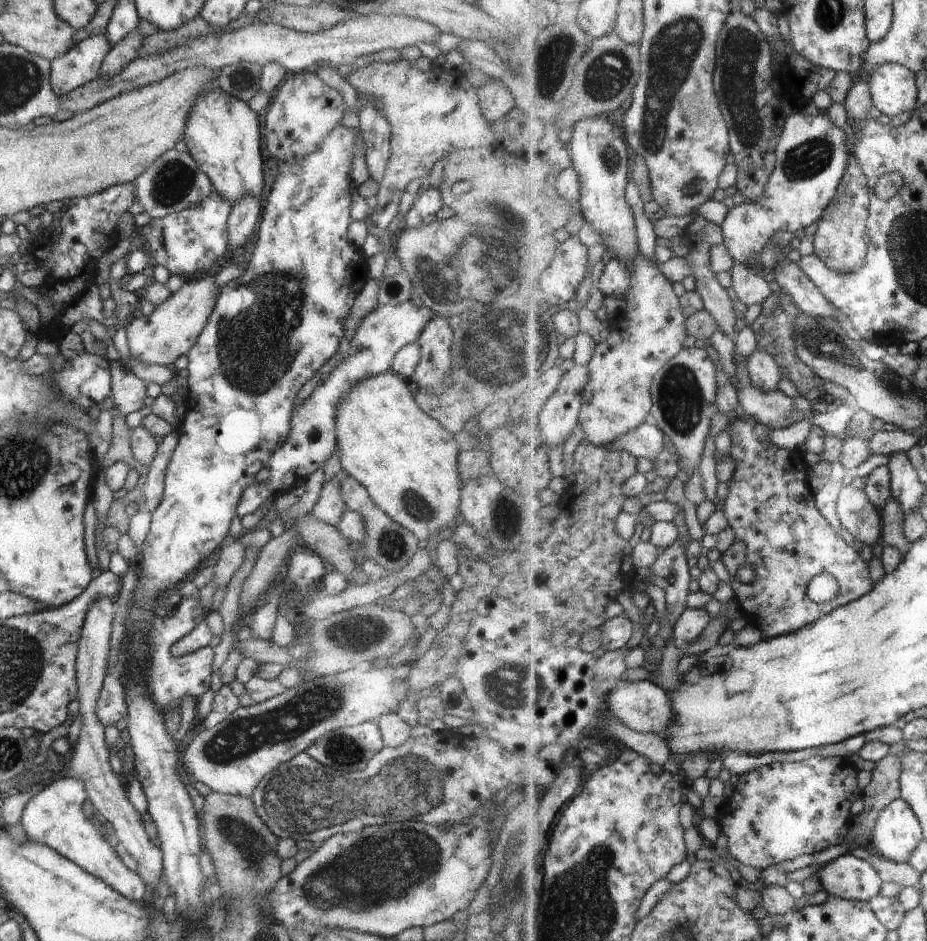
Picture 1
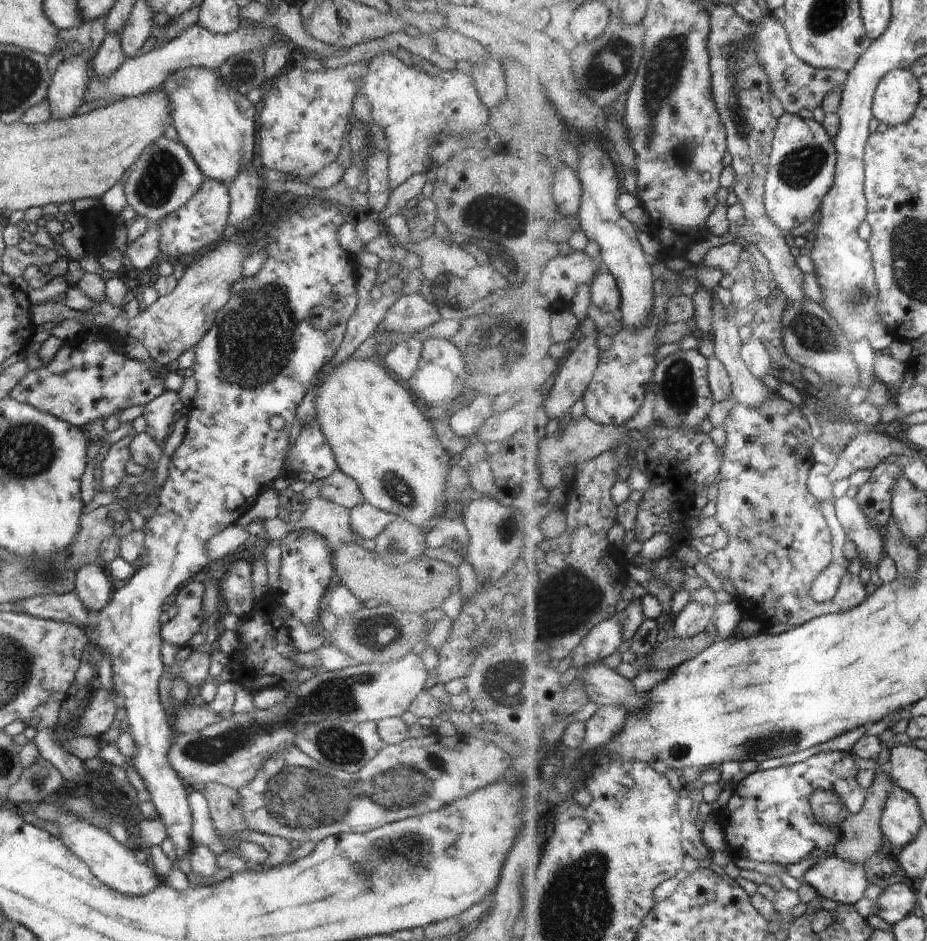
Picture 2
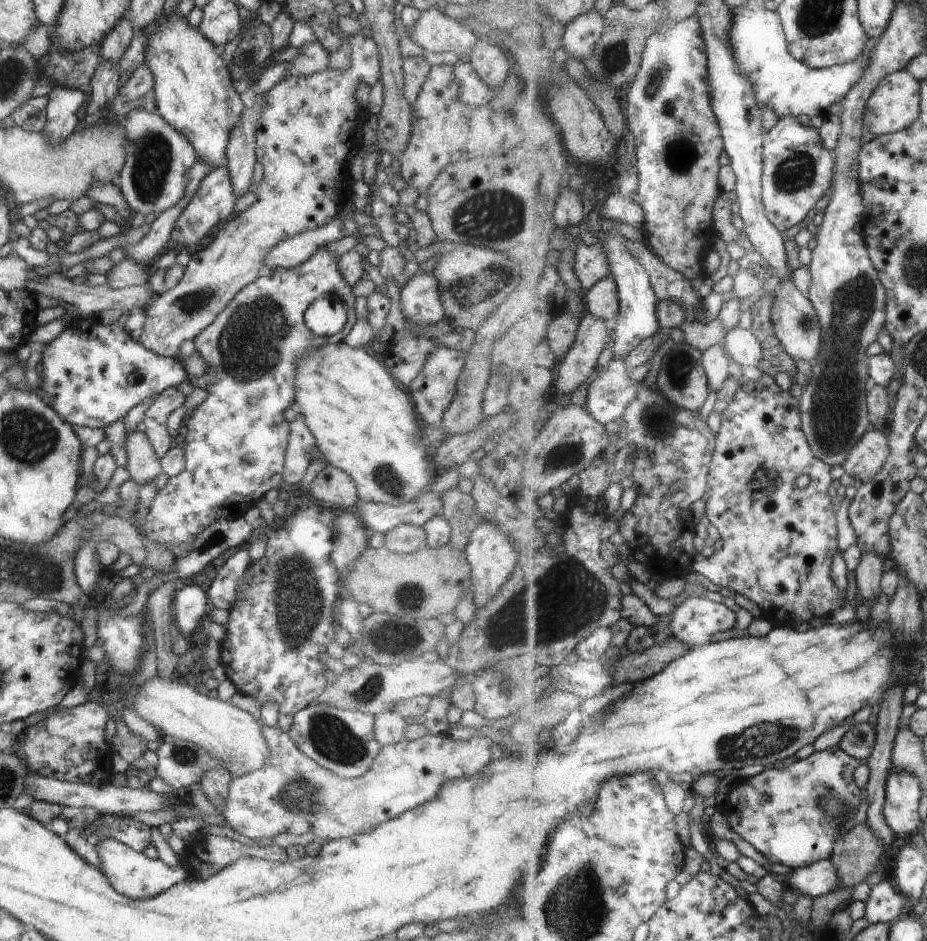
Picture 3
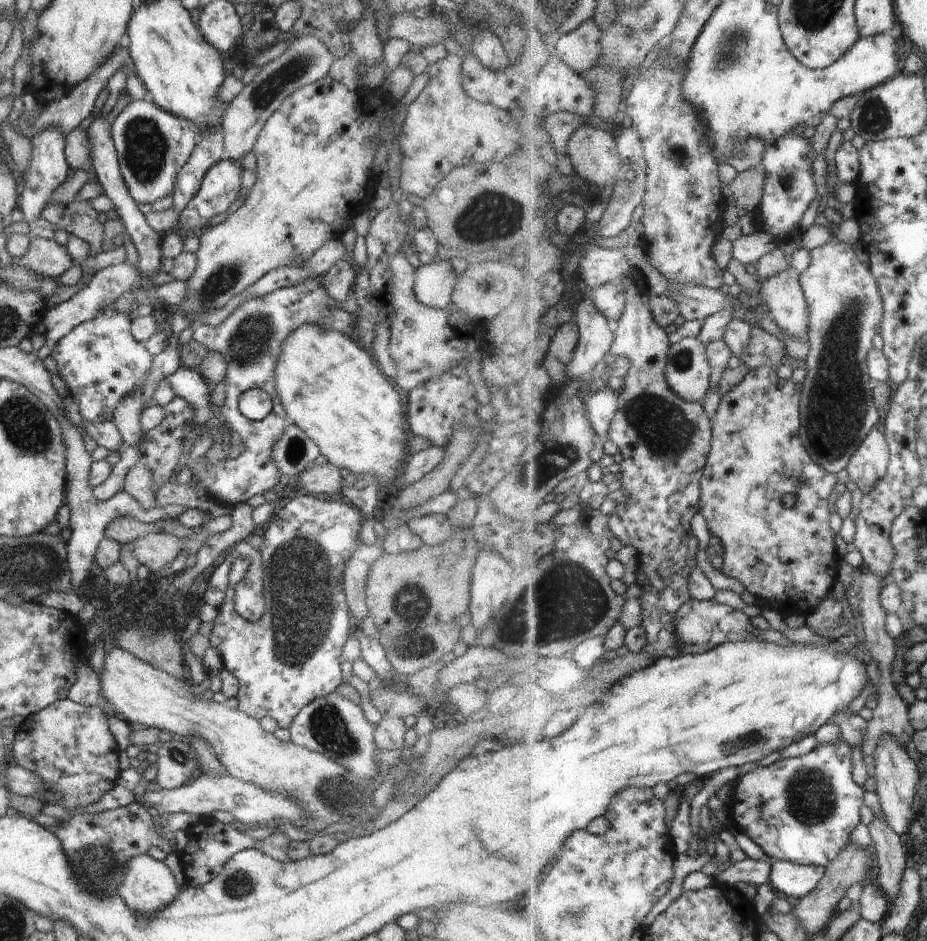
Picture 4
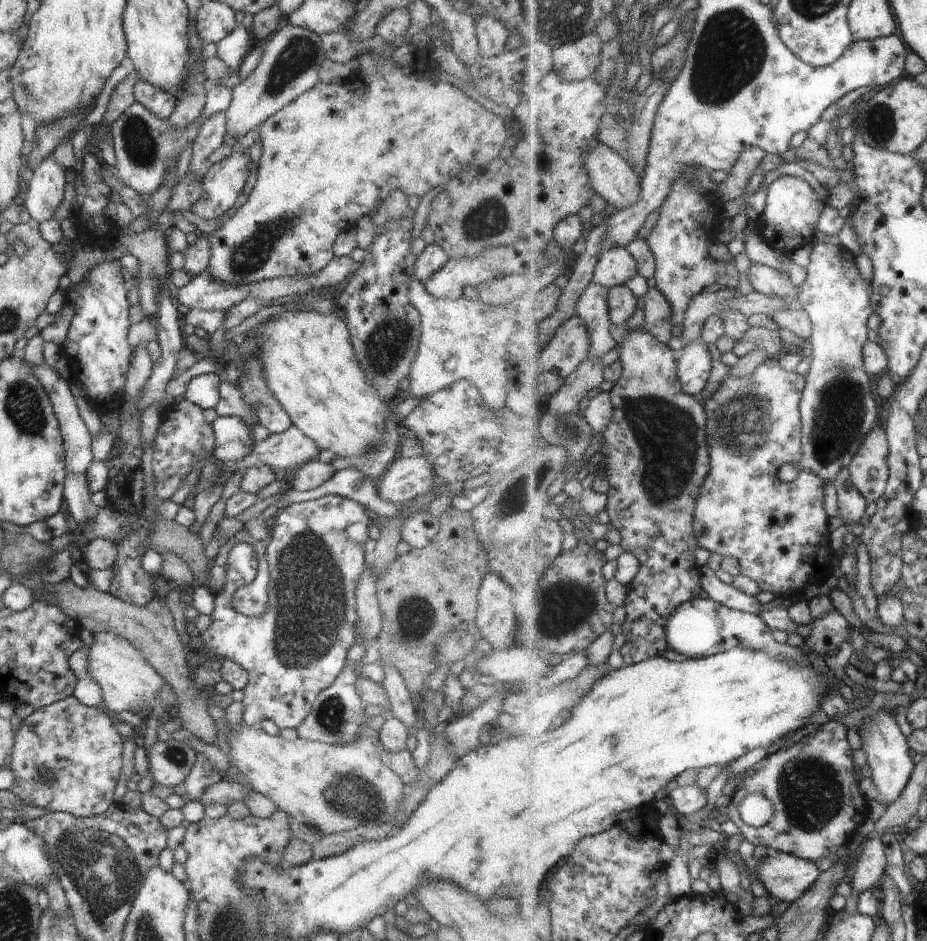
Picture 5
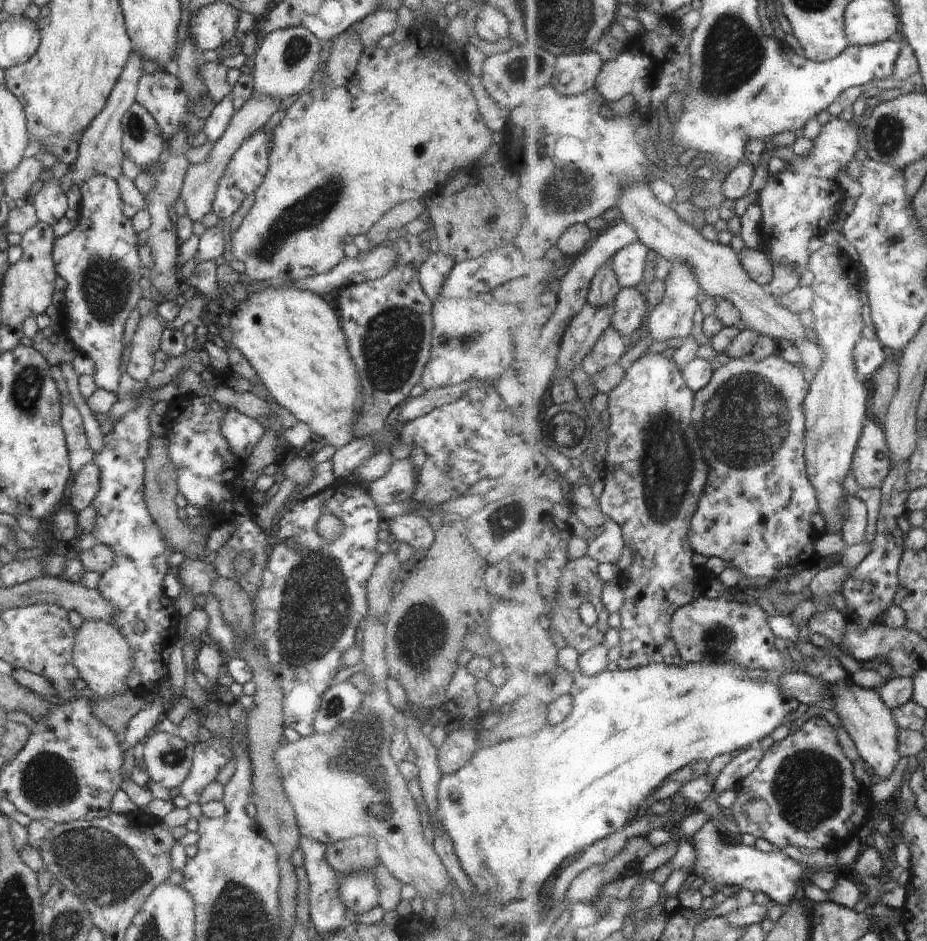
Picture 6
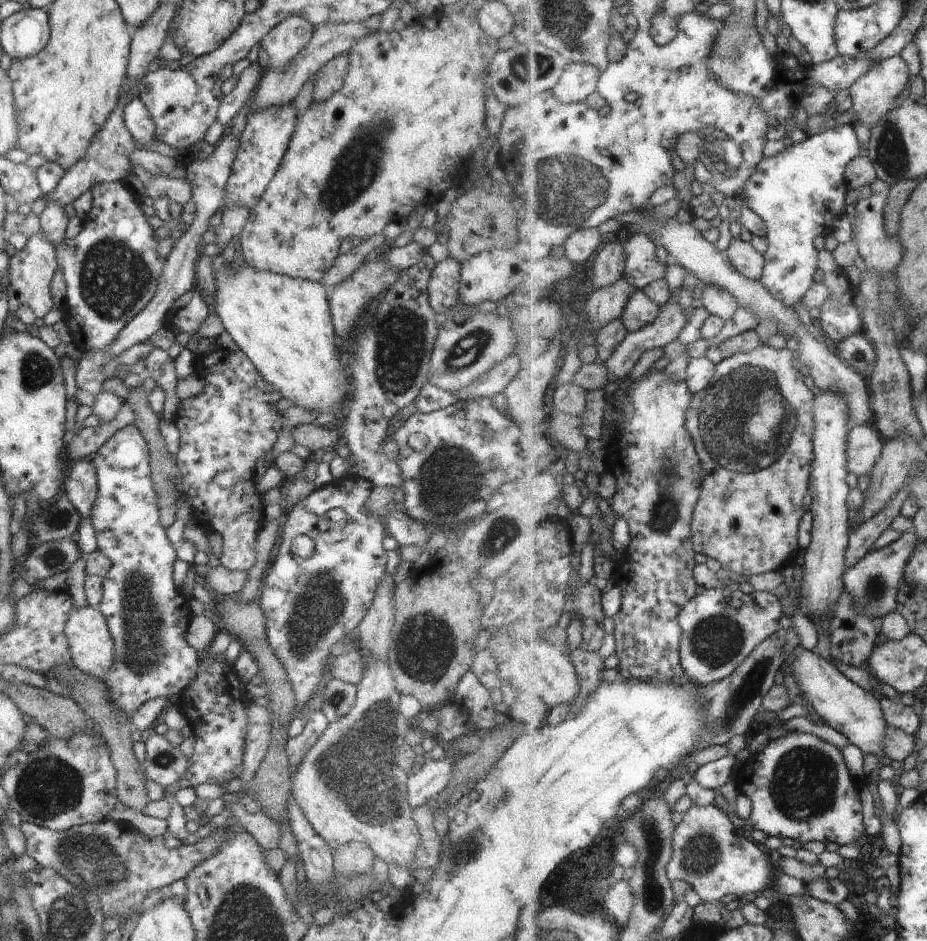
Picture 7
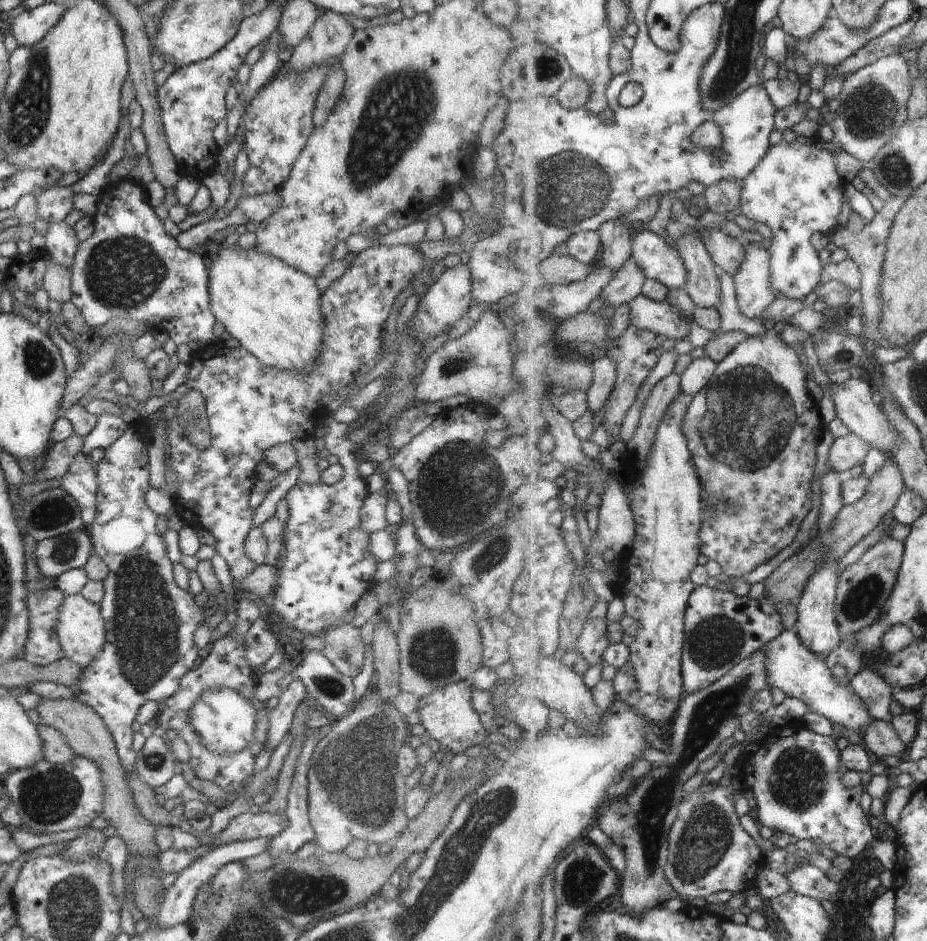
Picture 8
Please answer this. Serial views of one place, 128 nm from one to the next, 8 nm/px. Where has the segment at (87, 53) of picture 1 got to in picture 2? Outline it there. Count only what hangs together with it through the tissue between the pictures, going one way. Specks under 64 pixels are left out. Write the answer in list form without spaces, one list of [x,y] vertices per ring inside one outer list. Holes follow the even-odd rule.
[[[75,56],[61,62],[49,84],[47,101],[51,118],[66,120],[76,114],[76,110],[85,102],[89,61],[87,57]]]

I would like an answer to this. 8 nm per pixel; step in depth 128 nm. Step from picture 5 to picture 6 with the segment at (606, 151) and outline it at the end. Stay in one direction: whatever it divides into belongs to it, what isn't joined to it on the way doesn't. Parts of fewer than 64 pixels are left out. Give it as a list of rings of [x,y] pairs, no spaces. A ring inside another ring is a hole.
[[[635,184],[635,186],[631,187],[627,191],[627,194],[623,196],[623,199],[617,207],[622,213],[622,220],[626,221],[627,224],[631,224],[636,229],[640,240],[644,242],[644,244],[647,244],[652,250],[664,256],[666,259],[669,259],[671,262],[686,263],[696,273],[708,297],[720,296],[722,299],[731,300],[741,312],[743,327],[757,330],[762,335],[770,335],[778,340],[780,340],[780,338],[791,340],[801,353],[802,364],[815,376],[818,376],[827,359],[826,349],[820,345],[814,332],[811,331],[809,327],[806,327],[800,313],[794,312],[784,303],[781,303],[779,298],[772,294],[768,285],[764,286],[764,284],[752,278],[751,274],[743,265],[741,254],[732,245],[723,245],[722,243],[714,243],[708,240],[698,228],[694,228],[692,224],[683,220],[678,212],[674,211],[665,202],[662,202],[654,194],[653,188],[650,185],[640,186],[640,184]]]

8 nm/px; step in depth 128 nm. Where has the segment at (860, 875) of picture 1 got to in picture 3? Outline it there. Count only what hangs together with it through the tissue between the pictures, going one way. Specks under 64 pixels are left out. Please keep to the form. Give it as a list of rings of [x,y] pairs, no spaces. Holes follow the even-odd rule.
[[[833,858],[820,861],[809,867],[797,868],[785,883],[786,888],[800,894],[818,898],[839,888],[839,868]]]

